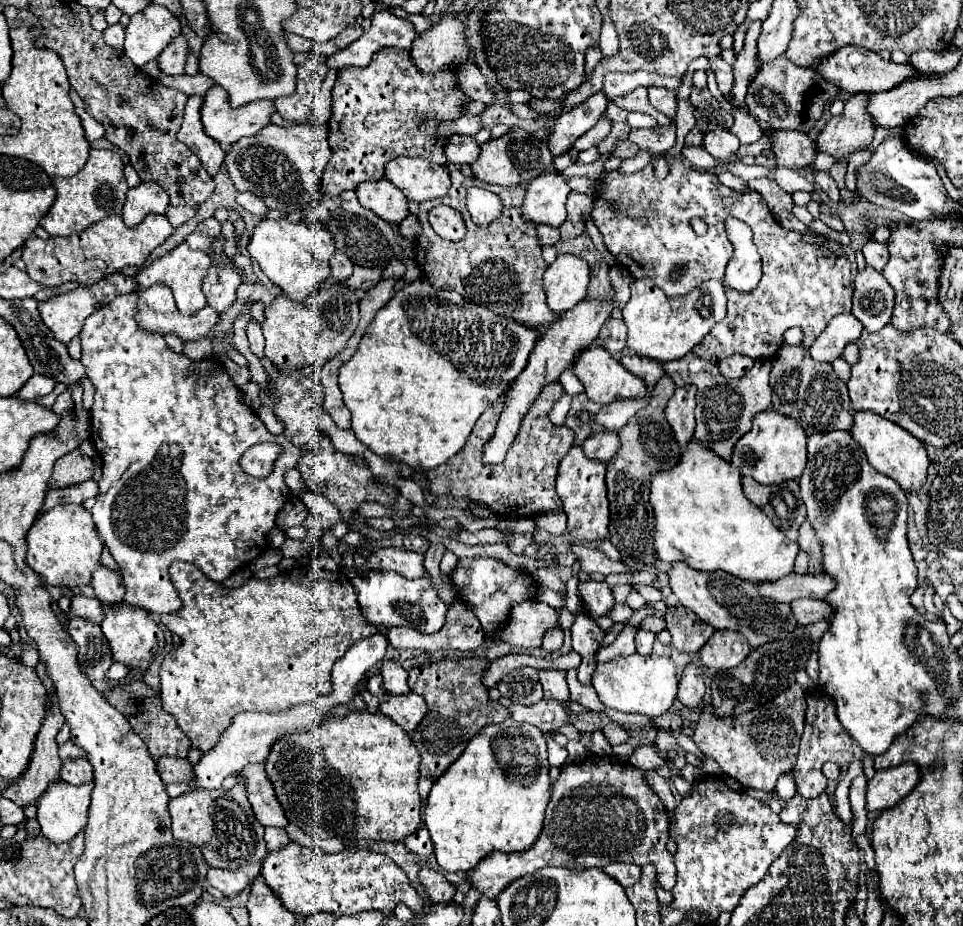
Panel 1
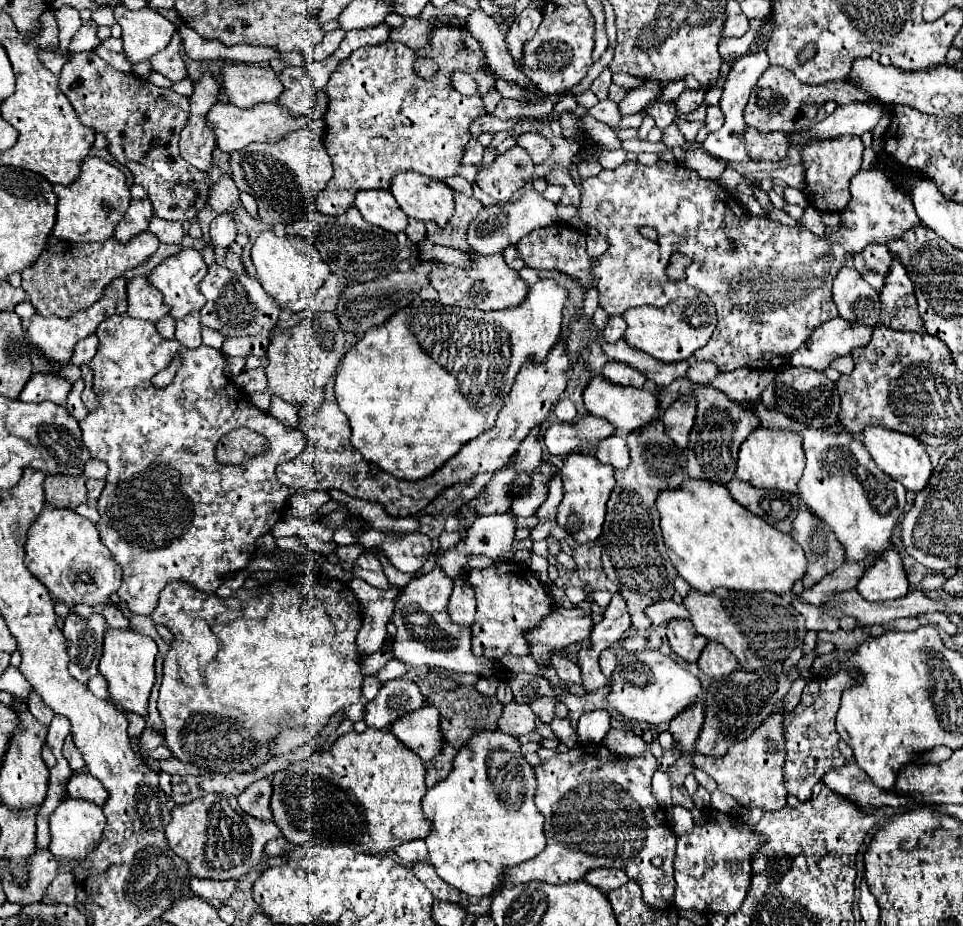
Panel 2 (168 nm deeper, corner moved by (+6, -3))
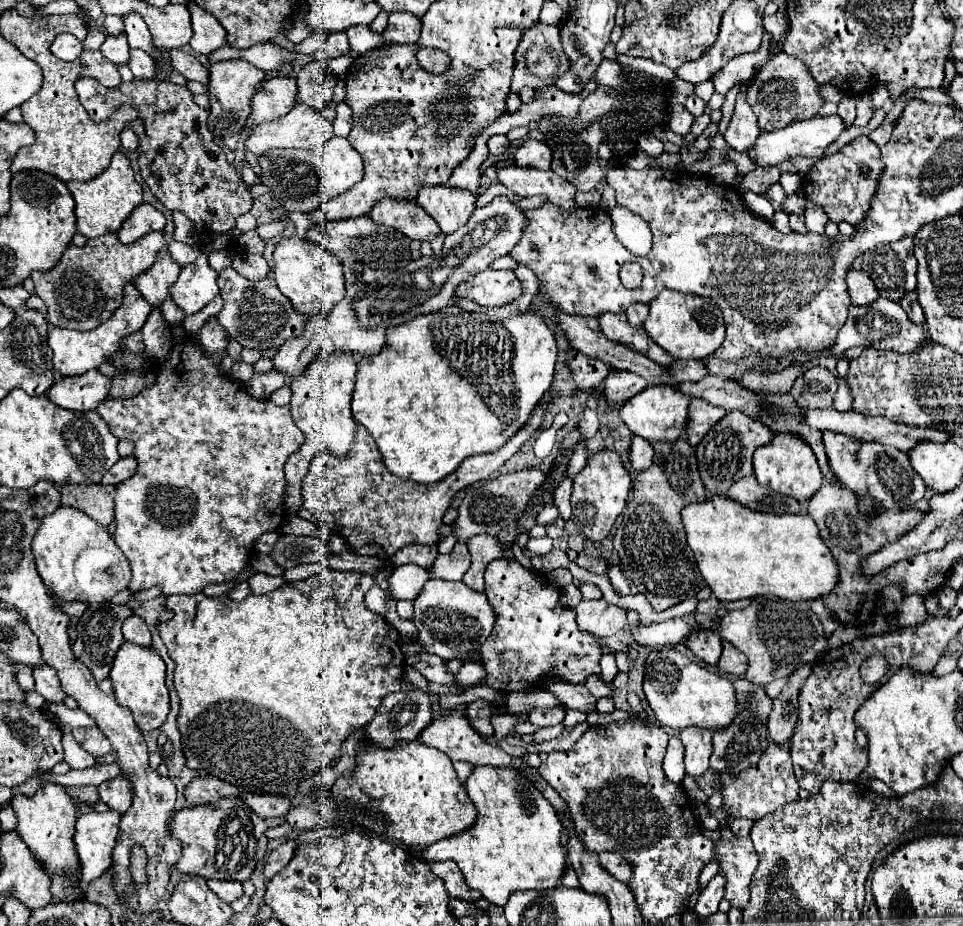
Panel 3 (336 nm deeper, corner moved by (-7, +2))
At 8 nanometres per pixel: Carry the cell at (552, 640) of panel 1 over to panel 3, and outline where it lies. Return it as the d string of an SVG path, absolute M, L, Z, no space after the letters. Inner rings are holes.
M588 678L586 680L586 688L596 696L596 698L612 698L614 696L614 692L612 692L612 688L608 688L602 680L598 680L598 678Z

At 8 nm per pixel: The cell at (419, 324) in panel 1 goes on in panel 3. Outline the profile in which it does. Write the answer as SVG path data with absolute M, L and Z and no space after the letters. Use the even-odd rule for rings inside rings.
M446 306L444 310L438 310L434 314L418 316L406 324L390 328L386 346L380 350L380 354L360 360L358 374L356 374L356 388L354 388L352 404L350 404L352 416L356 418L356 422L360 422L372 434L372 438L376 440L376 444L384 456L384 464L392 474L396 474L404 480L432 484L432 482L438 482L438 480L446 478L448 474L452 474L462 464L464 458L496 452L500 446L504 446L528 422L530 412L538 406L538 402L550 390L552 376L554 376L554 364L556 364L556 340L554 340L552 330L544 324L544 320L538 314L524 312L524 314L506 318L506 320L494 320L482 312L466 312L458 306Z

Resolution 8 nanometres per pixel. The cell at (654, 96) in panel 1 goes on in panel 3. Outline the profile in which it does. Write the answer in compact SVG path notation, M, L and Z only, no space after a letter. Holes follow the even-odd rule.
M676 106L670 116L670 130L680 136L686 136L692 128L692 122L694 122L694 116L684 106Z

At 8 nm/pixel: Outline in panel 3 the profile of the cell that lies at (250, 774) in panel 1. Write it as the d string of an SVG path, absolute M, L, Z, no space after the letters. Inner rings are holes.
M250 794L246 804L260 816L260 818L276 818L286 816L288 808L292 806L288 798L282 796L264 796L264 794Z

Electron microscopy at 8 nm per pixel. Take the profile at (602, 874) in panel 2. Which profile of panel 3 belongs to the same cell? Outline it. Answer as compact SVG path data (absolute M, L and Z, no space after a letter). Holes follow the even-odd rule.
M604 852L600 854L600 864L620 882L628 882L632 876L632 868L630 864L618 854L618 852Z

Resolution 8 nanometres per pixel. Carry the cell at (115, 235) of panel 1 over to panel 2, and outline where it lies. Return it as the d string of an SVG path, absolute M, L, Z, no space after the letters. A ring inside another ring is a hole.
M151 231L135 235L127 245L119 243L115 237L97 243L55 243L55 247L45 249L31 267L23 269L21 287L37 313L69 317L79 309L93 305L111 279L121 277L125 271L141 265L157 251L157 247L159 239Z

